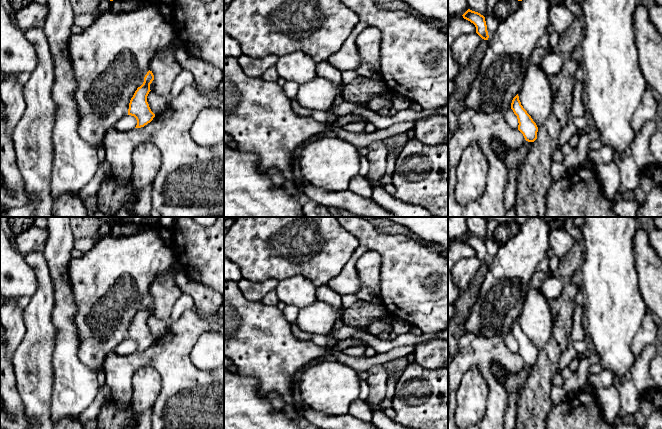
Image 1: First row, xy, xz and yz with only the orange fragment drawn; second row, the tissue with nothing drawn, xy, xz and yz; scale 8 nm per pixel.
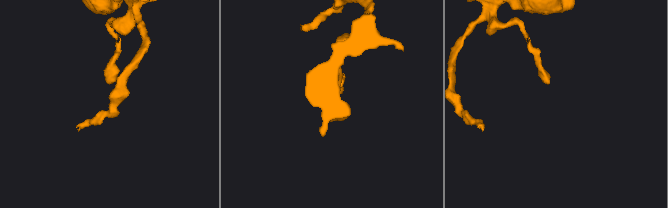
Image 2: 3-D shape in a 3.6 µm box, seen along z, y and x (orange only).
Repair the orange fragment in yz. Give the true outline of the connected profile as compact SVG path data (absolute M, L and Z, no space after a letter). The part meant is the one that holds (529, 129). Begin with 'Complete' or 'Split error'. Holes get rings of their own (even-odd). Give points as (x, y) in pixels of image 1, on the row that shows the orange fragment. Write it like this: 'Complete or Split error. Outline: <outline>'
Complete. Outline: M518 94L512 100L511 109L517 116L518 130L523 134L526 141L534 142L537 139L538 127L521 105Z

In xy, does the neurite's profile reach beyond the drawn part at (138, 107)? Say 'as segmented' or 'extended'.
as segmented

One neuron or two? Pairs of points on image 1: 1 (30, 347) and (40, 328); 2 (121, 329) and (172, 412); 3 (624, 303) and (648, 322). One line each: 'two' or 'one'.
1: one
2: two
3: two

